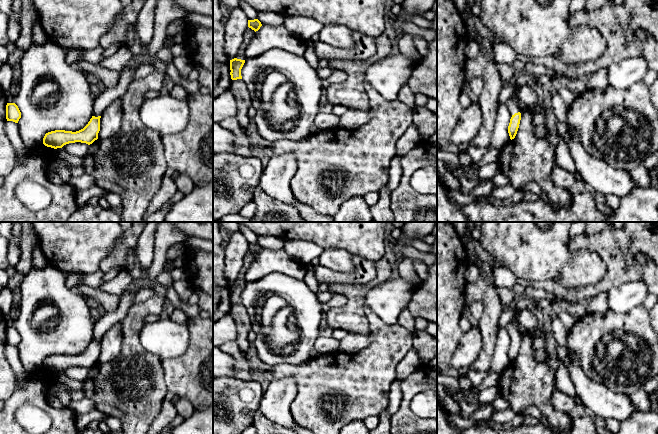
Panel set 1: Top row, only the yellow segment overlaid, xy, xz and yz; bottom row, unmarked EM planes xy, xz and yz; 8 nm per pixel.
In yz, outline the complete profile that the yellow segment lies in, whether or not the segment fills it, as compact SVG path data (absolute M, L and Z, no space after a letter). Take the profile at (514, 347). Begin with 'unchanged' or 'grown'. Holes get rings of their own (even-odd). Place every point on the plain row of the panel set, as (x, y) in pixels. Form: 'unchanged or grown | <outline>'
grown | M514 322L509 323L506 326L506 329L509 333L510 340L511 340L510 347L508 350L508 357L509 357L510 363L512 364L515 362L517 358L520 344L521 344L521 337L518 333L517 327L514 324Z

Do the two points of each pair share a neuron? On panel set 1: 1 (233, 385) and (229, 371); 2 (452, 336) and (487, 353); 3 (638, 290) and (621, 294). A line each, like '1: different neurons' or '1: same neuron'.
1: different neurons
2: different neurons
3: same neuron

